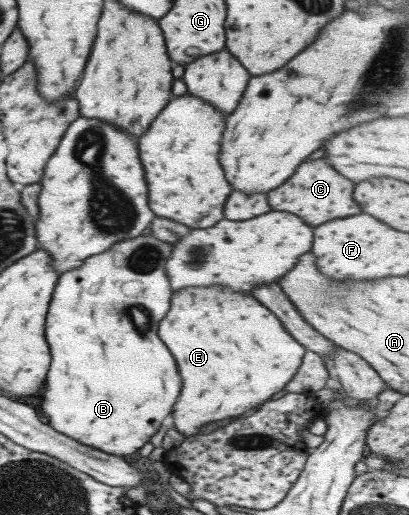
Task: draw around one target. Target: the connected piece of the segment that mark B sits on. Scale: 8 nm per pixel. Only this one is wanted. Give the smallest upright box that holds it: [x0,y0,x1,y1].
[35,233,180,462]

